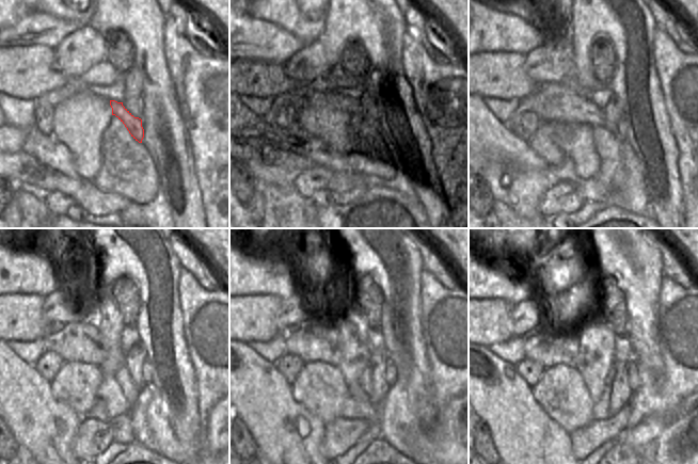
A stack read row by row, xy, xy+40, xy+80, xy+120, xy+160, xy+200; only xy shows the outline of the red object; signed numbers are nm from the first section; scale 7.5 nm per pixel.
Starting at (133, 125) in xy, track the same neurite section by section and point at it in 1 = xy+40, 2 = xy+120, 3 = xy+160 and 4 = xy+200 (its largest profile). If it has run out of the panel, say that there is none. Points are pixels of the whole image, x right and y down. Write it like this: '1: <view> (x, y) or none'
1: xy+40 (351, 106)
2: xy+120 (82, 341)
3: xy+160 (314, 344)
4: xy+200 (548, 349)

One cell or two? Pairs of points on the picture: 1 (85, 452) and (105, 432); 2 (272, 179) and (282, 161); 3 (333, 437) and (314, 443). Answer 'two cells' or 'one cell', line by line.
1: one cell
2: one cell
3: two cells

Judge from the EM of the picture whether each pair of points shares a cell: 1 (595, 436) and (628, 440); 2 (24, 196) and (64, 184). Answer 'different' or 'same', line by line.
1: different
2: different

